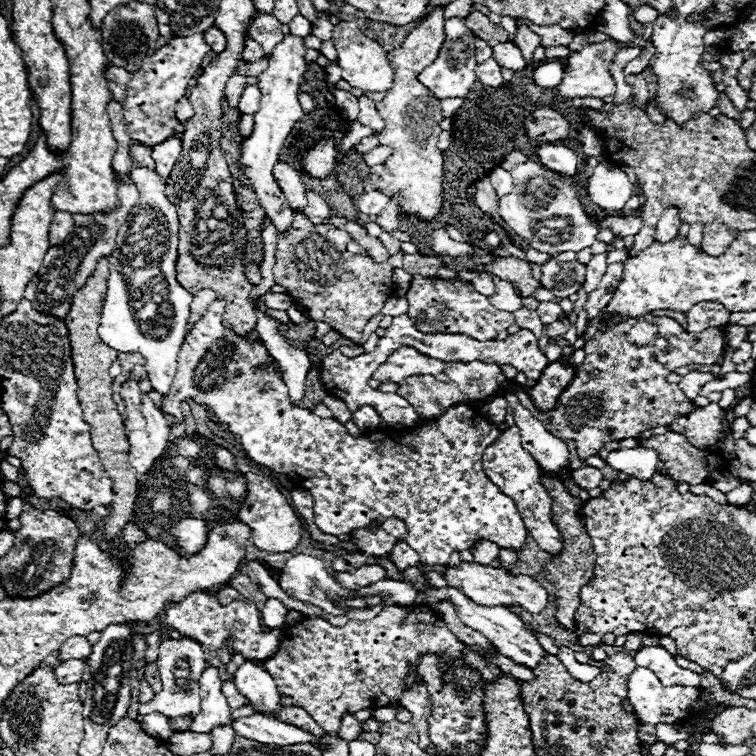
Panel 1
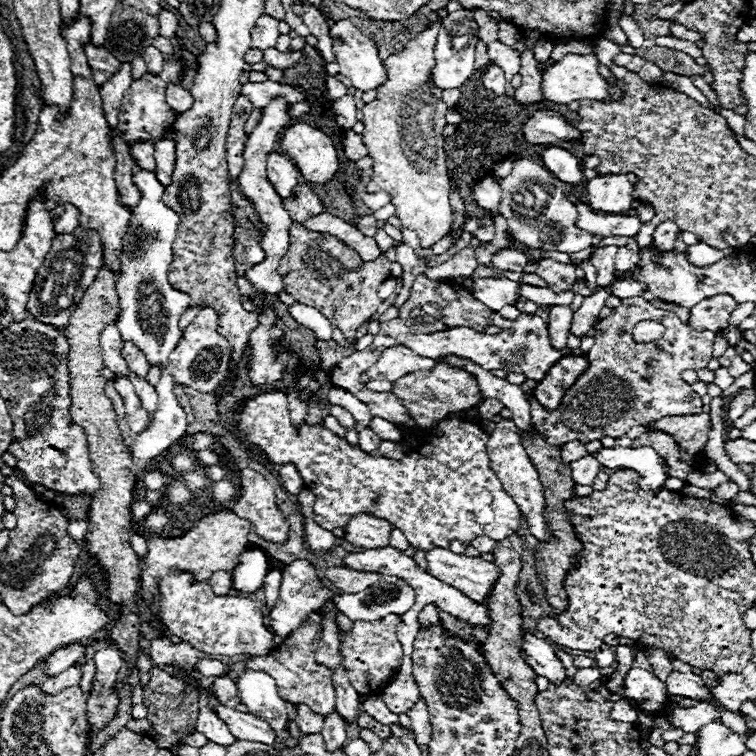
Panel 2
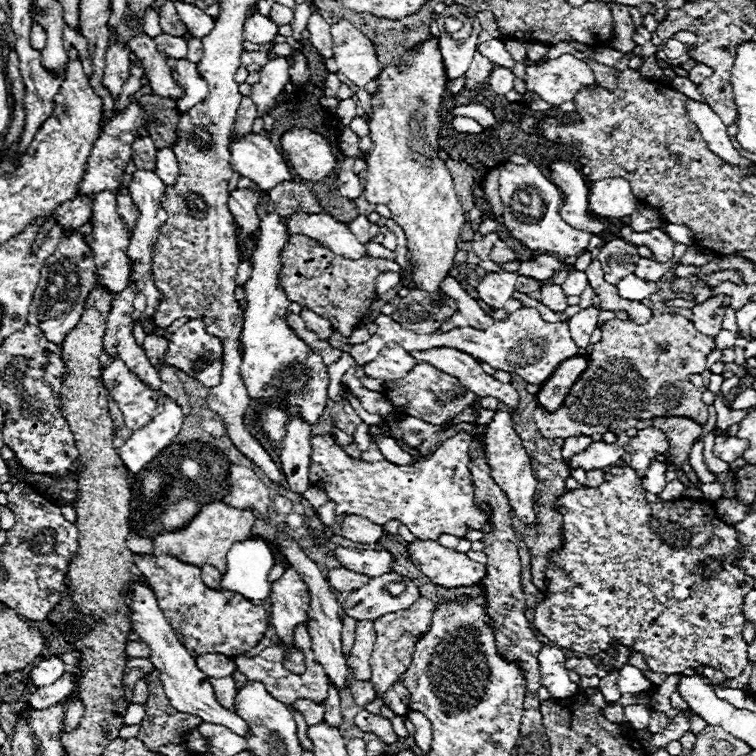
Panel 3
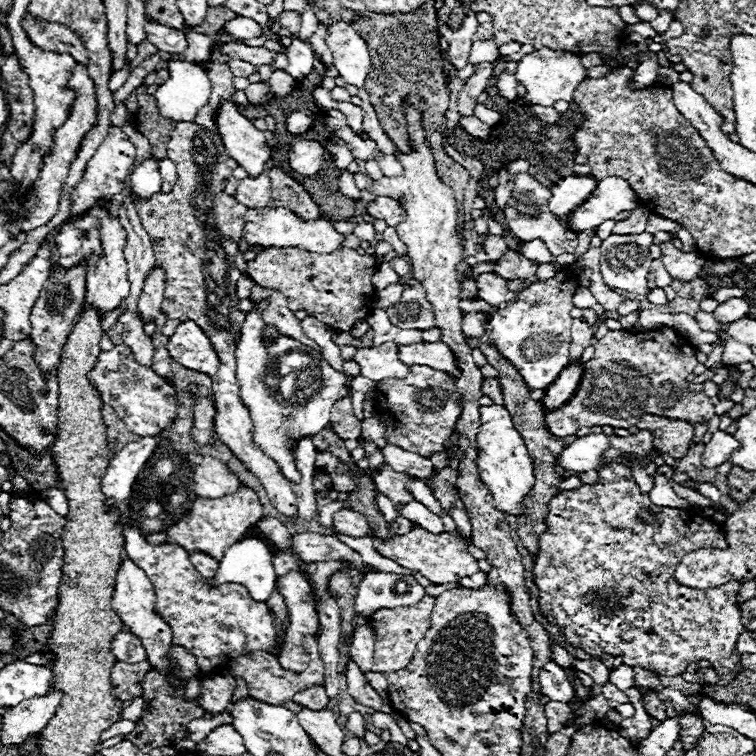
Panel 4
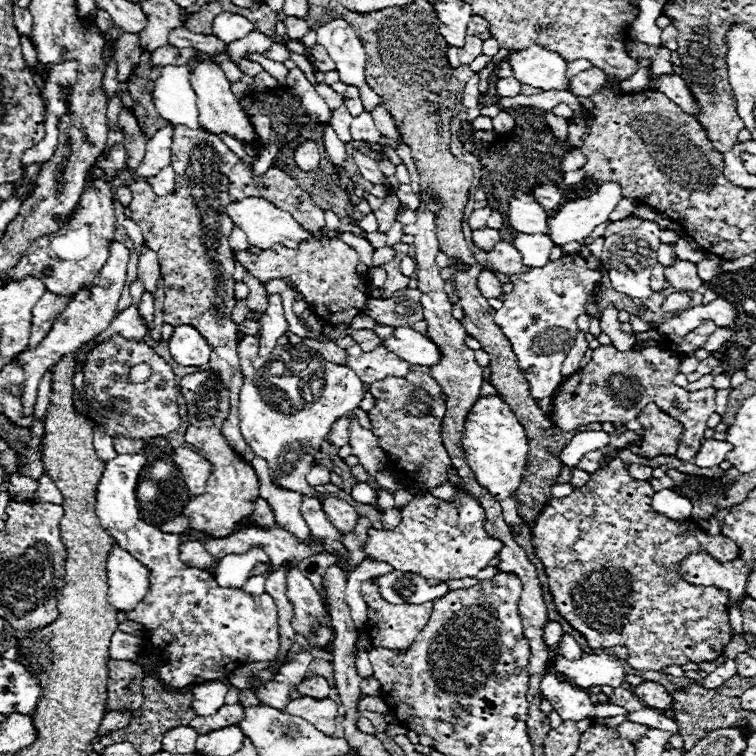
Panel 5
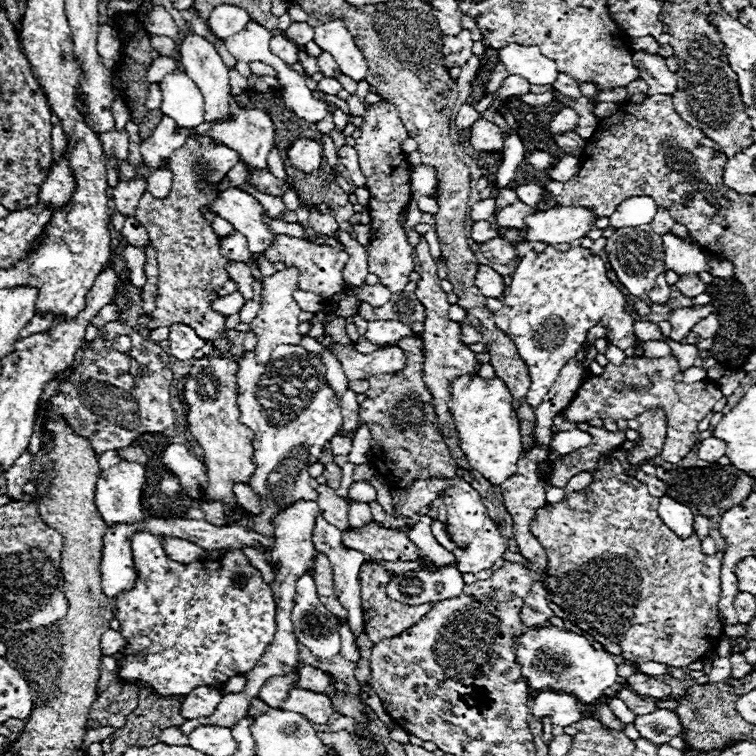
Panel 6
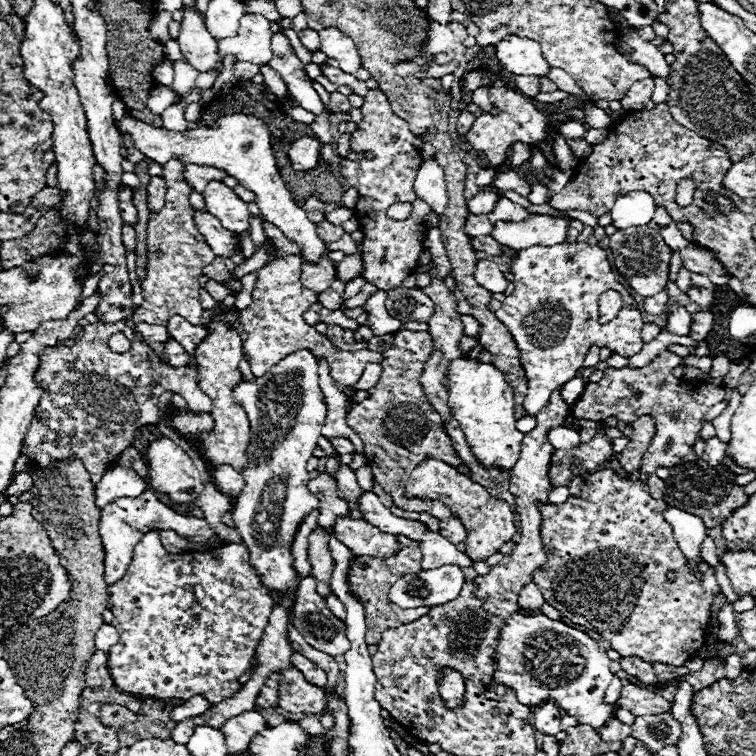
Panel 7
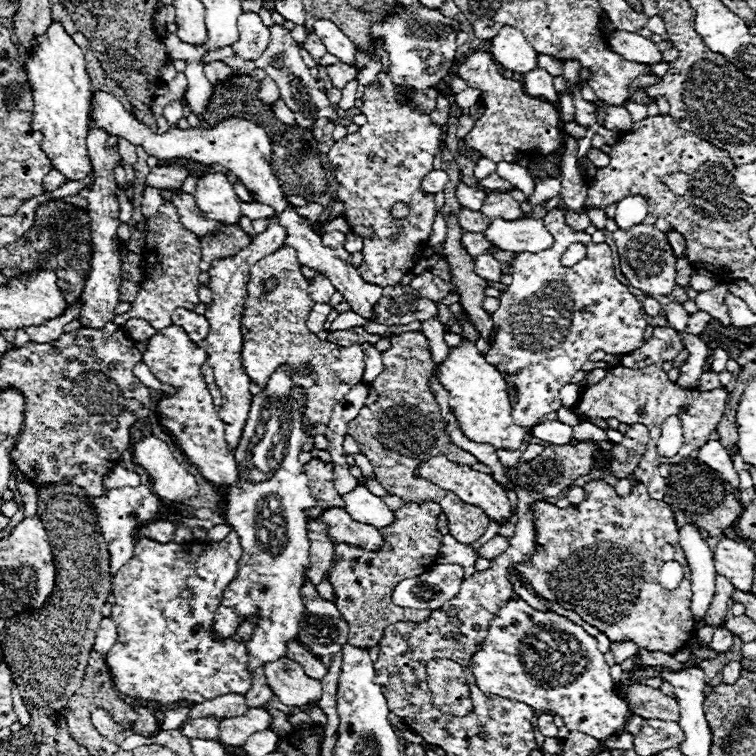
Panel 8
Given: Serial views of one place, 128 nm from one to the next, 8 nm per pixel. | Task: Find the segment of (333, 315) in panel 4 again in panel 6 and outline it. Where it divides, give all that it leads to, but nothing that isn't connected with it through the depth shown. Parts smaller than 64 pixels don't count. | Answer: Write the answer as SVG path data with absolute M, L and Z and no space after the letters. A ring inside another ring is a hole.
M232 232L228 236L220 236L220 254L228 258L230 262L246 262L252 254L248 252L246 238L238 232ZM276 234L270 250L264 250L264 256L270 260L270 262L284 262L286 266L296 266L300 270L300 288L306 290L306 292L314 292L318 296L322 296L326 302L338 294L342 288L346 288L344 284L344 278L342 278L342 268L344 264L348 262L348 254L346 252L340 252L332 246L318 246L318 244L312 244L312 242L306 242L306 240L300 240L300 238L292 238L292 236L286 236L286 234Z

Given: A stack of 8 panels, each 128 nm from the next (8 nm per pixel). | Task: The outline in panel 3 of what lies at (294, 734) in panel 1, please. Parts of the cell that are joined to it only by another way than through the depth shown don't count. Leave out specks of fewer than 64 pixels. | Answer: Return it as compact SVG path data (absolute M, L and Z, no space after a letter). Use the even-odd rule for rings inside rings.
M132 582L130 584L130 598L132 598L132 602L130 602L128 610L130 610L132 632L136 636L140 636L140 640L144 644L148 644L148 648L150 648L150 660L152 660L156 672L160 674L160 680L162 680L166 696L170 698L170 704L178 712L188 712L188 714L194 714L194 716L202 718L202 722L222 724L222 726L226 726L226 728L230 728L230 730L234 730L236 734L242 734L242 736L250 734L246 722L236 712L230 712L230 710L222 708L216 702L208 676L198 670L196 660L182 646L182 642L176 638L176 632L168 624L164 612L158 608L158 602L156 602L156 596L154 596L152 588L148 588L148 586L140 584L140 582Z

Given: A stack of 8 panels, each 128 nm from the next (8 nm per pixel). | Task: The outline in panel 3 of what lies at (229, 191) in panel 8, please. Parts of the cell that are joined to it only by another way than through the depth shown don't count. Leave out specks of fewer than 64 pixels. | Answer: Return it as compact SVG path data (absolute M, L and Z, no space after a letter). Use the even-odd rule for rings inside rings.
M294 214L284 218L288 226L288 234L304 234L318 244L330 248L334 254L344 258L362 258L366 256L366 248L356 236L348 230L346 224L338 222L330 214Z

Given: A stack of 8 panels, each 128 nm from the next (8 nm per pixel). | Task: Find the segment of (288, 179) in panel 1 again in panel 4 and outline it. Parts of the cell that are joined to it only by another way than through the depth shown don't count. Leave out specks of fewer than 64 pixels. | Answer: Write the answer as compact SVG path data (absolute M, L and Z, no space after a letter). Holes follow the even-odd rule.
M222 100L218 106L218 132L226 146L226 154L238 160L238 164L250 174L258 176L270 158L264 132L254 128L252 120L240 114L238 104Z

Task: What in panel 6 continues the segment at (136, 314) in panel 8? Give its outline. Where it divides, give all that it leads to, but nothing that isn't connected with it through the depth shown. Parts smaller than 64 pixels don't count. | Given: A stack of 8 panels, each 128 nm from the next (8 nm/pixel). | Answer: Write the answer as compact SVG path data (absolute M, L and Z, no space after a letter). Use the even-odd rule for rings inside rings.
M192 134L184 146L172 152L170 162L166 164L172 172L172 190L168 198L156 200L146 191L134 210L134 216L148 232L158 262L156 308L138 320L140 326L152 330L182 322L192 326L200 338L214 338L216 350L222 354L226 354L232 344L226 340L226 334L220 332L226 324L226 316L210 308L216 296L212 296L208 288L228 282L228 274L224 270L228 260L218 254L218 236L210 222L200 214L200 208L208 206L210 200L218 196L218 182L230 168L234 168L236 162L238 154L228 146L216 146L210 138L196 138Z

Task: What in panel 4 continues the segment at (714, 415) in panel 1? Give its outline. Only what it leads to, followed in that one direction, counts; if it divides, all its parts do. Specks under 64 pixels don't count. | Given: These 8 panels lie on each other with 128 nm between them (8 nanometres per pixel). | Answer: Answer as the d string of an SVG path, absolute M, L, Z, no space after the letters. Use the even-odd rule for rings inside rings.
M644 414L636 426L652 426L654 448L664 454L670 454L672 458L682 458L688 452L694 434L694 428L688 422L670 420L654 414Z

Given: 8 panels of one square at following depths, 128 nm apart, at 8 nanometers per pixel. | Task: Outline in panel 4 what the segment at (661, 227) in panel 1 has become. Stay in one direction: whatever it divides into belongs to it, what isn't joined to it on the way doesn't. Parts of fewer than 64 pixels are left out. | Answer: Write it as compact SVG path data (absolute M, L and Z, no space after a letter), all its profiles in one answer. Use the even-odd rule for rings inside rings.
M640 206L638 210L634 210L634 212L630 214L630 218L616 222L612 234L640 234L642 230L645 230L650 213L648 208ZM672 242L660 244L662 248L662 262L672 276L672 280L682 280L682 282L692 282L698 278L702 262L696 262L700 256L698 252L692 254L682 254L678 248L674 248Z

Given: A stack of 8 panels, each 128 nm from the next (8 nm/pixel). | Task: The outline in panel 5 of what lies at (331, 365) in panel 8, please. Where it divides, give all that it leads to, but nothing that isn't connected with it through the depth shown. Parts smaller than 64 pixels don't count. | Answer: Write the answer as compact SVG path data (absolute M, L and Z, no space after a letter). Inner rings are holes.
M268 294L268 308L266 312L260 314L258 324L260 324L260 356L268 356L276 348L278 338L288 330L280 294ZM354 344L346 348L346 362L364 384L372 384L386 376L406 376L410 372L408 362L402 362L402 358L382 346L372 352L362 352L360 346Z

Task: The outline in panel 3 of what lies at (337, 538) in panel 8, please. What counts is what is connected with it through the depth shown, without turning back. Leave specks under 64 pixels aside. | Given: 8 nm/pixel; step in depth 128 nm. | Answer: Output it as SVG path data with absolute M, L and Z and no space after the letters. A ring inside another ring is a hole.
M416 538L406 548L408 548L410 562L422 574L426 574L432 584L446 586L446 588L474 586L478 580L486 576L486 566L434 540Z

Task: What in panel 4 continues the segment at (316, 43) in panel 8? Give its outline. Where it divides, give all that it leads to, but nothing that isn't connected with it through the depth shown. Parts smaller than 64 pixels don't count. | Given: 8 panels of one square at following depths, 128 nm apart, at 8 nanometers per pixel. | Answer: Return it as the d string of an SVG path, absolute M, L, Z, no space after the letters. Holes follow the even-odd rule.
M282 12L280 14L280 26L282 28L286 28L286 30L290 30L290 34L292 36L296 36L298 32L300 32L300 14L296 14L296 12Z

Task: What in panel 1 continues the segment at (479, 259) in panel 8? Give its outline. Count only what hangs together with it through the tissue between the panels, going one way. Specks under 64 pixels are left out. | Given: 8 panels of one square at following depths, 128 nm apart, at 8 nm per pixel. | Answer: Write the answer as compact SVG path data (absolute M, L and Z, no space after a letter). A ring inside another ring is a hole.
M480 272L476 278L470 280L470 284L472 284L480 294L484 294L486 298L490 298L492 294L496 294L496 284L492 282L490 274L486 274L486 272Z

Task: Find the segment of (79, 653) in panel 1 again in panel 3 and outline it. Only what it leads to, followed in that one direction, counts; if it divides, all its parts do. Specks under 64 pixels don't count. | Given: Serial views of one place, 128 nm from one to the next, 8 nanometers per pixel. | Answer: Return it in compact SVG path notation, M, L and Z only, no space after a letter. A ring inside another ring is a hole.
M50 656L30 670L28 680L32 680L36 688L42 688L54 684L58 678L62 678L62 674L64 674L64 662L58 656Z

